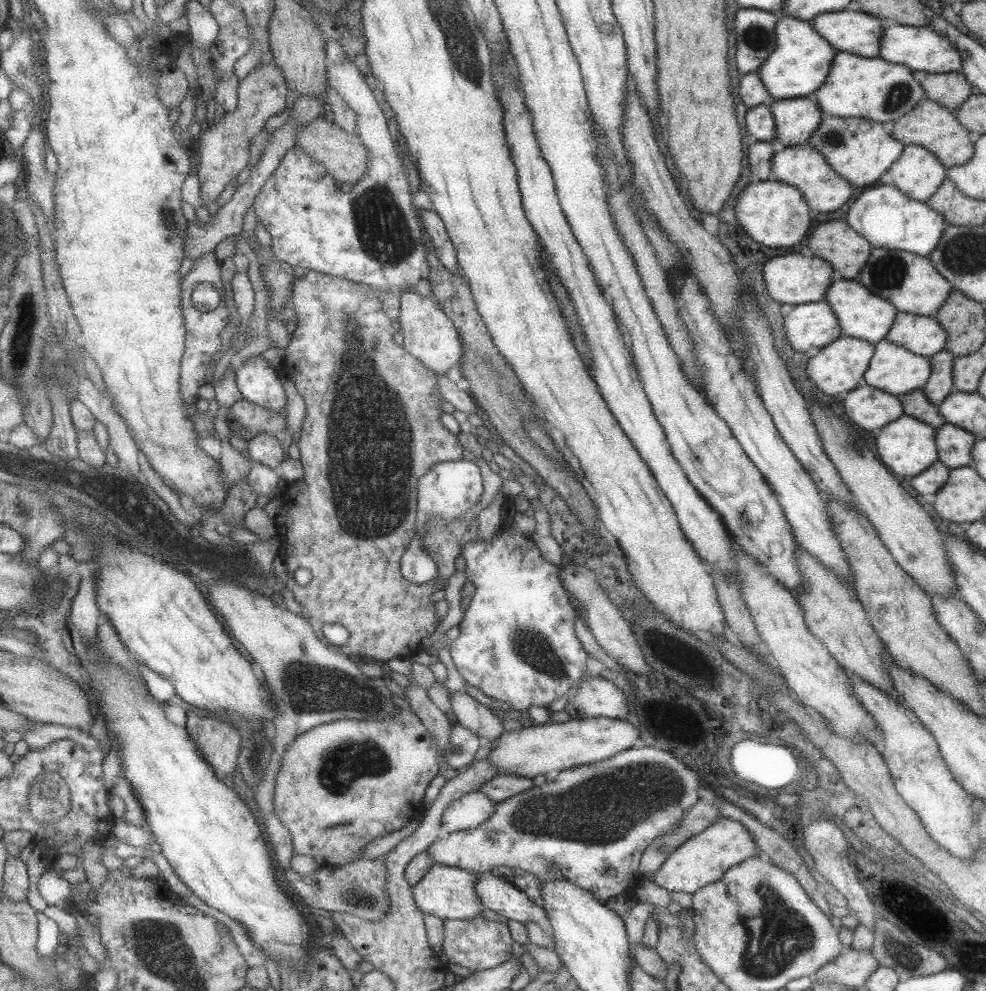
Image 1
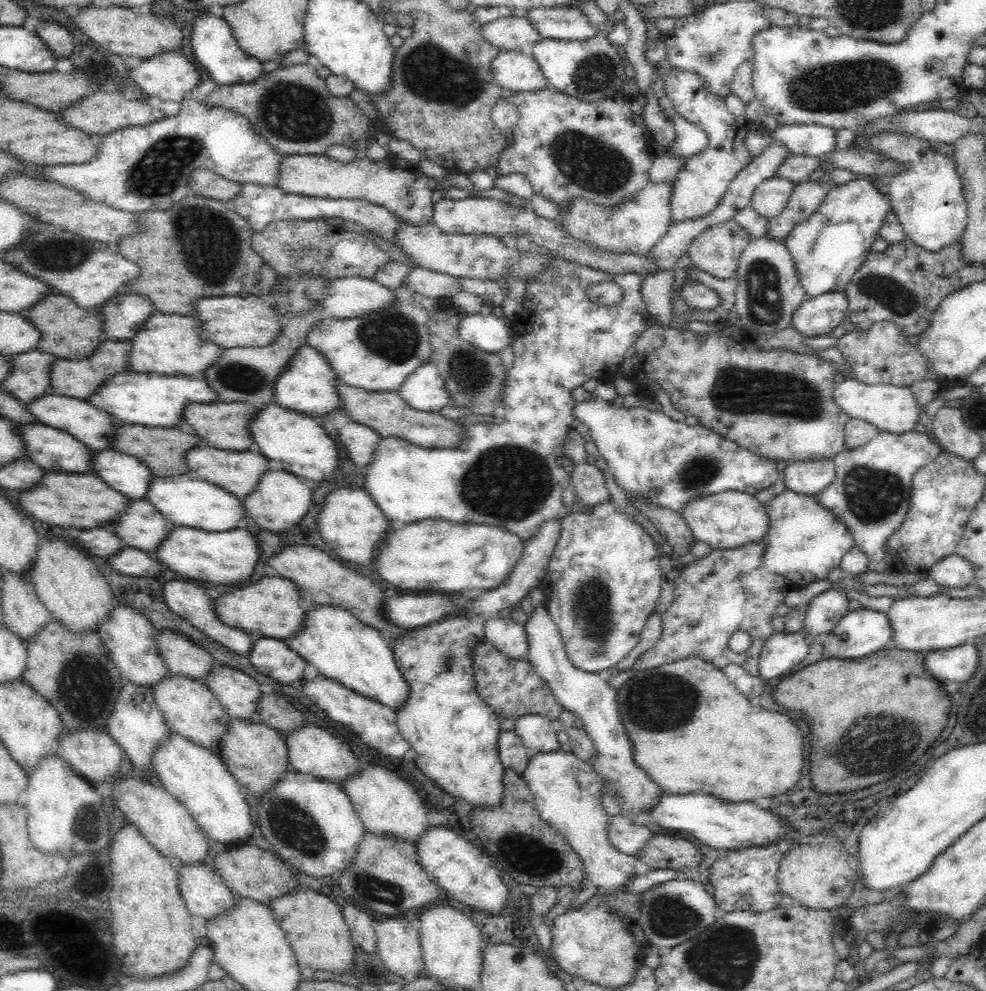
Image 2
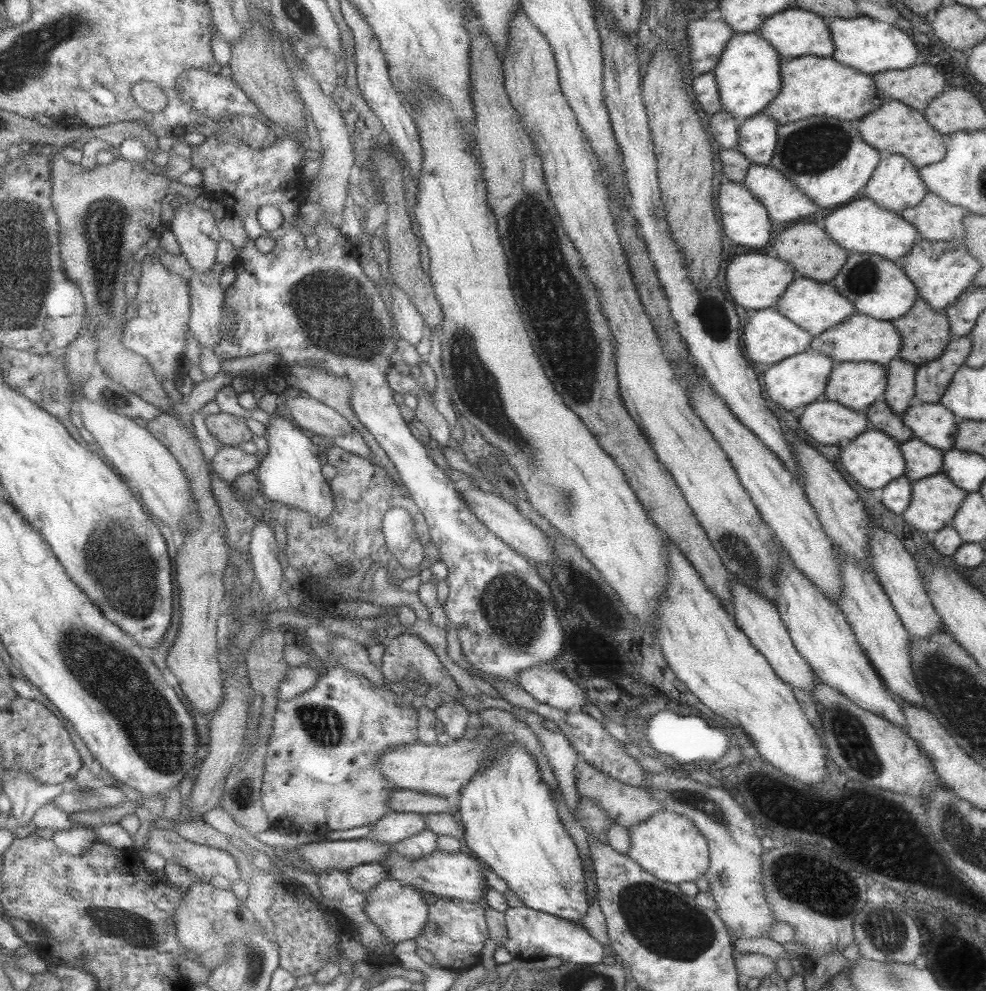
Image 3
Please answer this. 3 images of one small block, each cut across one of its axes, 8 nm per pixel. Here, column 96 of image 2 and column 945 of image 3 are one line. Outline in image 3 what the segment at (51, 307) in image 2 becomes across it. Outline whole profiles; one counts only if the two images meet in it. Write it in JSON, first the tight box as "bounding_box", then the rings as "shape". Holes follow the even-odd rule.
{"bounding_box":[890,297,953,366],"shape":[[[921,297],[913,301],[911,308],[903,316],[893,319],[890,323],[900,336],[898,358],[915,366],[924,365],[937,358],[943,352],[945,345],[953,338],[943,309],[931,308]]]}

